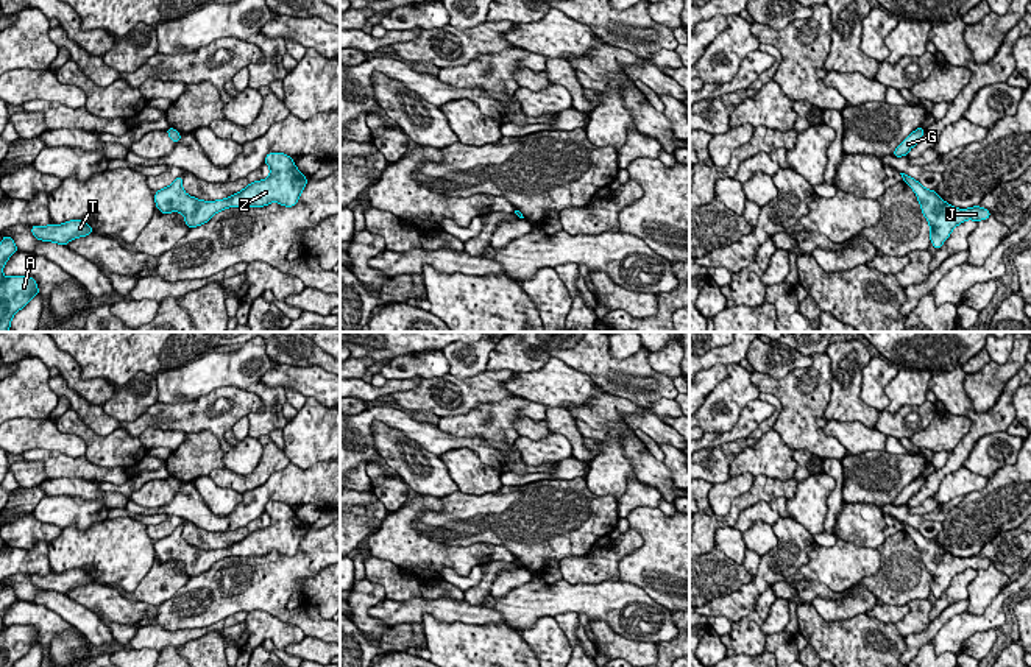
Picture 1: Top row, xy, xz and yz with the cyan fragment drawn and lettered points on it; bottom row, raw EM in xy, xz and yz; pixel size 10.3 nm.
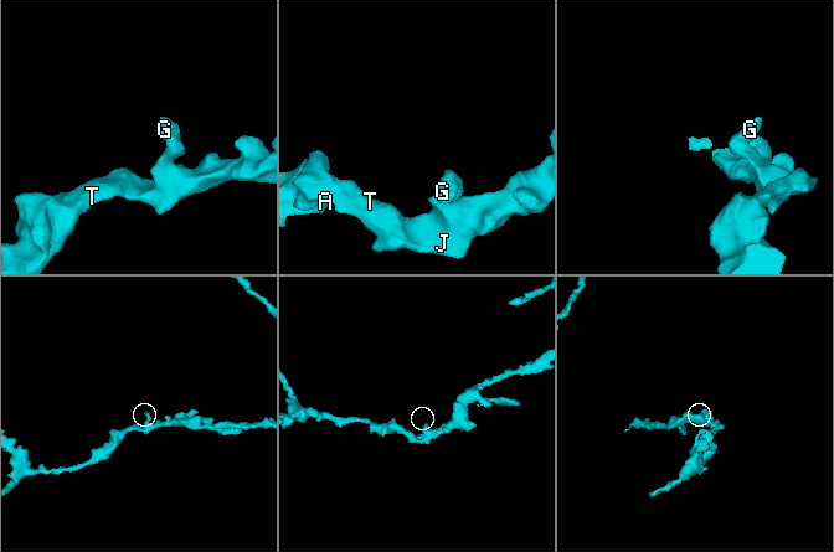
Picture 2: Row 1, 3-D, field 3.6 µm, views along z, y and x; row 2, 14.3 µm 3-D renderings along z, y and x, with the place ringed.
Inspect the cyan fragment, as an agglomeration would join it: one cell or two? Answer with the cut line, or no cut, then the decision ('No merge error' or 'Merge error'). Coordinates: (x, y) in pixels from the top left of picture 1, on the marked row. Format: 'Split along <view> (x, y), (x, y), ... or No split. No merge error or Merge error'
No split. No merge error

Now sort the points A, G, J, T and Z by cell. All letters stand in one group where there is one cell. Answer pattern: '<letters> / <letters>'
A G J T Z

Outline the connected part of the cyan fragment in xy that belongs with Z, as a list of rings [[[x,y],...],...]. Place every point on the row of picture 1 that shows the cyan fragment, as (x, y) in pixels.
[[[268,153],[265,164],[270,167],[267,179],[254,181],[239,193],[217,201],[203,201],[187,195],[182,190],[182,176],[179,176],[168,187],[154,193],[156,207],[162,214],[182,214],[186,224],[192,229],[207,223],[217,212],[228,207],[262,207],[273,201],[287,207],[295,206],[307,178],[287,154]]]

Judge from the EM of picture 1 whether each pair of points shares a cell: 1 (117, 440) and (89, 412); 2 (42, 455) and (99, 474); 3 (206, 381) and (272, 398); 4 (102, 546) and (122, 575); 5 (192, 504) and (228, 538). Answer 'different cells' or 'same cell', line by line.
1: different cells
2: same cell
3: same cell
4: same cell
5: different cells

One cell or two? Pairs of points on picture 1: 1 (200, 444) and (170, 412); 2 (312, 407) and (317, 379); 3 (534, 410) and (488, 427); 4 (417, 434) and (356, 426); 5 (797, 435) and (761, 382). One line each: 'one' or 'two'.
1: two
2: two
3: one
4: one
5: one

